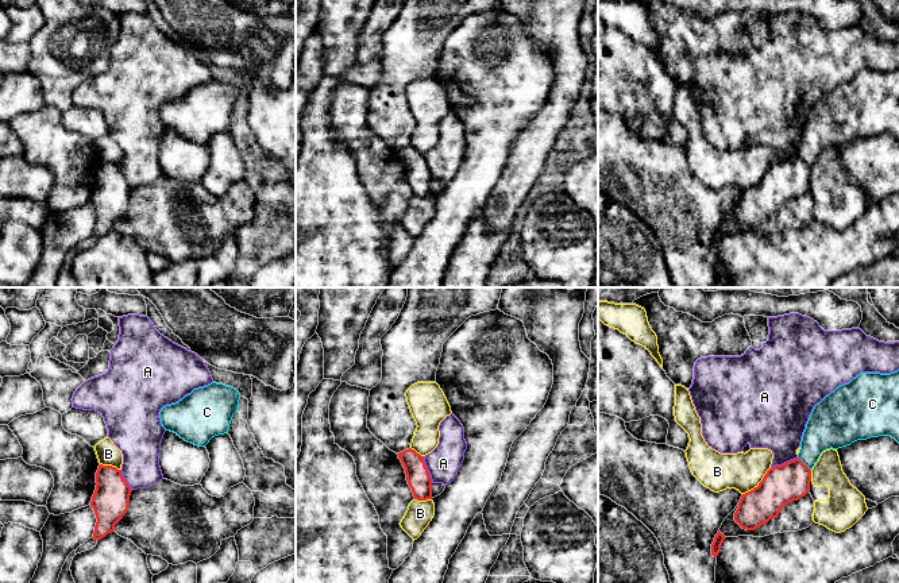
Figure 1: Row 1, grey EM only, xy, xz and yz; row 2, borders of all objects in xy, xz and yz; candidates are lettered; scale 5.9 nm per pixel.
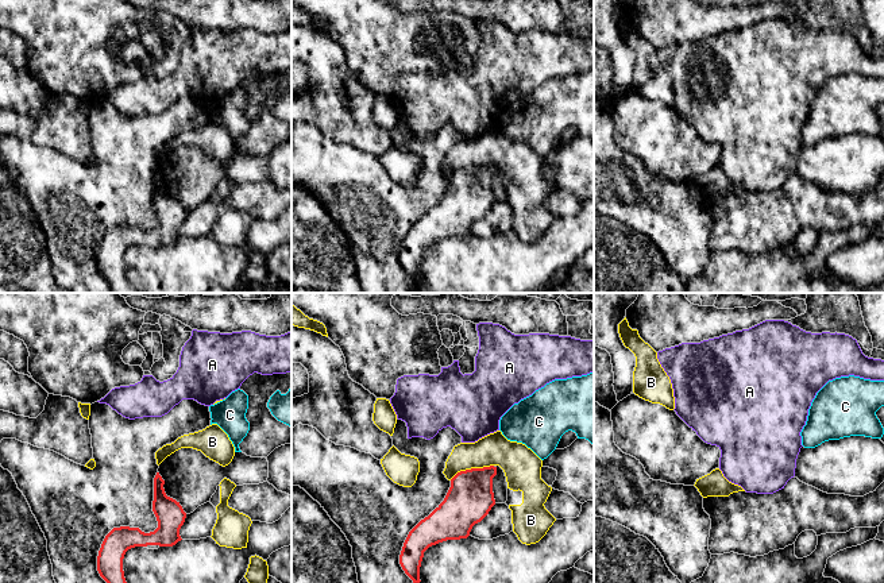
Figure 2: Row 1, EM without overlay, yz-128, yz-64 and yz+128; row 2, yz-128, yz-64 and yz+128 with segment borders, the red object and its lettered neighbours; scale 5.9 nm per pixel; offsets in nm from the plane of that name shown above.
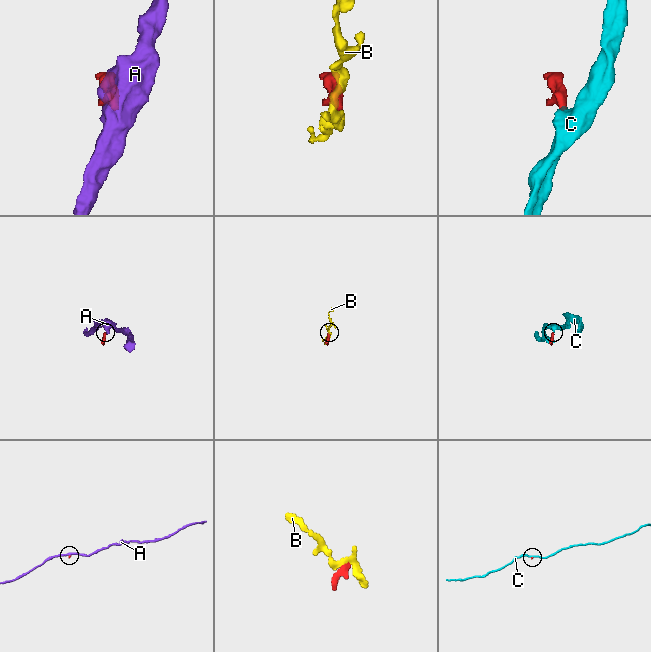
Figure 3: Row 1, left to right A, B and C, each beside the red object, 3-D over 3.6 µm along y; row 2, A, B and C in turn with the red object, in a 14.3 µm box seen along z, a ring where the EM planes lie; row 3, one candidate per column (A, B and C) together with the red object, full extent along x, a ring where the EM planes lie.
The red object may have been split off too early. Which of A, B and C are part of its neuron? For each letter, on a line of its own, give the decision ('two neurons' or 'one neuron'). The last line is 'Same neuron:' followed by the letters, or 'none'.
A: two neurons
B: two neurons
C: two neurons
Same neuron: none

